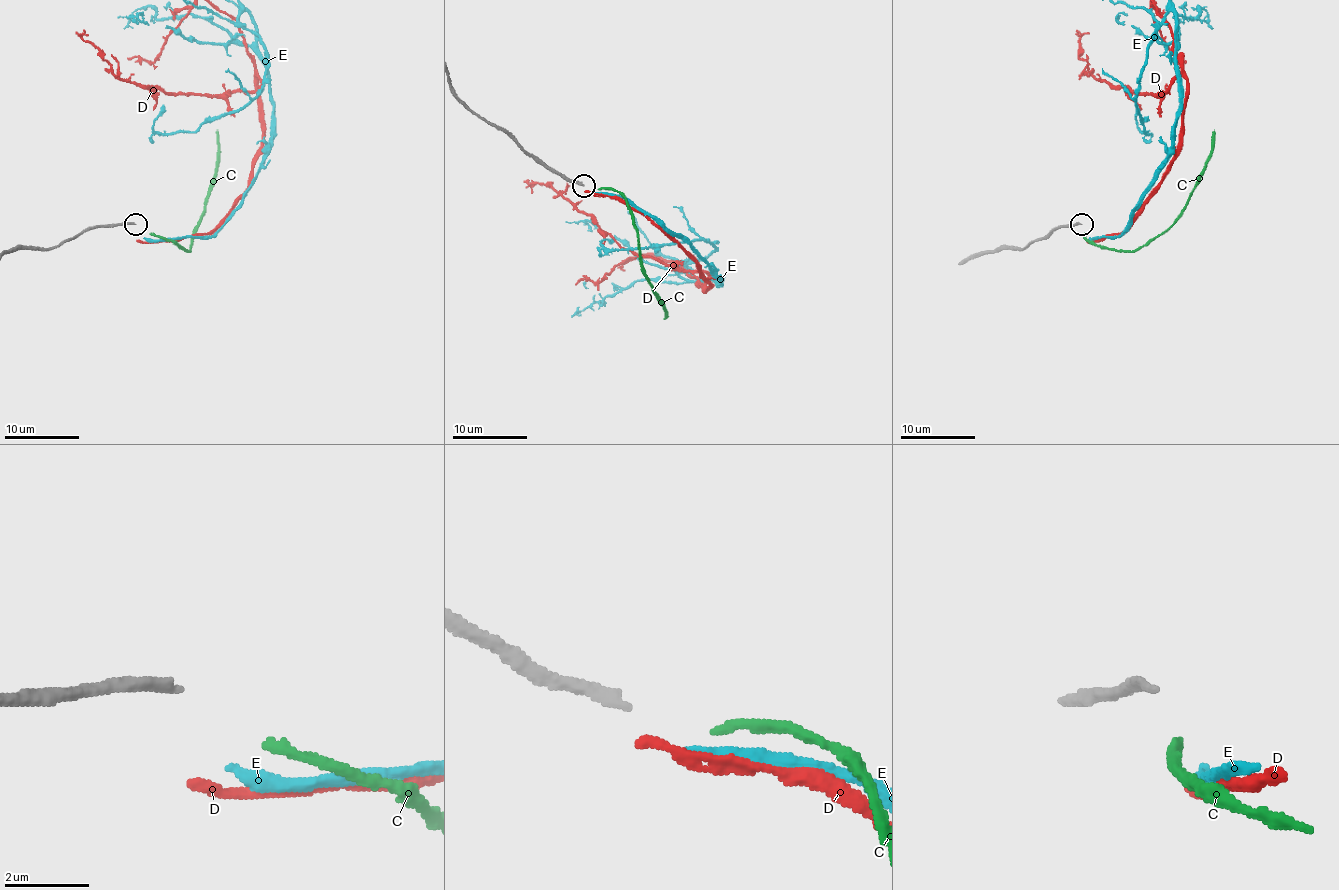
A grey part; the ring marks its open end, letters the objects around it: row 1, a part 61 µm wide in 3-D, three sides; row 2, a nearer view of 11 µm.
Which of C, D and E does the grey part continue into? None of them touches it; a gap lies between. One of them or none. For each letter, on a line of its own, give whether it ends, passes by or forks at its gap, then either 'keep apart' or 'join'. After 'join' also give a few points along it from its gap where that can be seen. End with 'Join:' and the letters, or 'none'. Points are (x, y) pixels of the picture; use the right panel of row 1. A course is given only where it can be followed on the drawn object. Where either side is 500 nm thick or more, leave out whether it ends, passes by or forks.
C: it ends there; keep apart
D: it ends there; keep apart
E: it ends there; keep apart
Join: none

